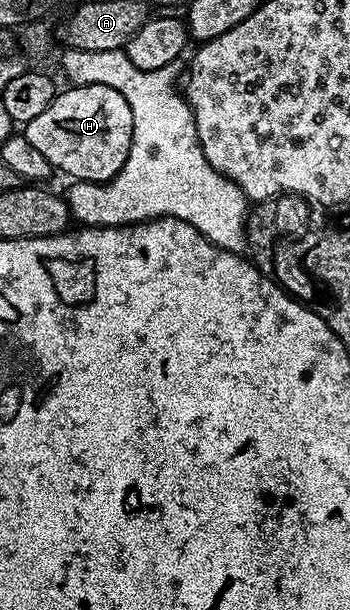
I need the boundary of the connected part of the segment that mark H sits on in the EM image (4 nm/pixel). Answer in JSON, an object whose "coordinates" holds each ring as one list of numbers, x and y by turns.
{"coordinates":[[74,85,60,90,54,101,41,113,25,125,25,134,33,149,49,161,56,172,64,171,75,181,84,183,108,183,125,157,129,157,129,145,133,141,133,113,131,103,125,101,117,89,105,85]]}

